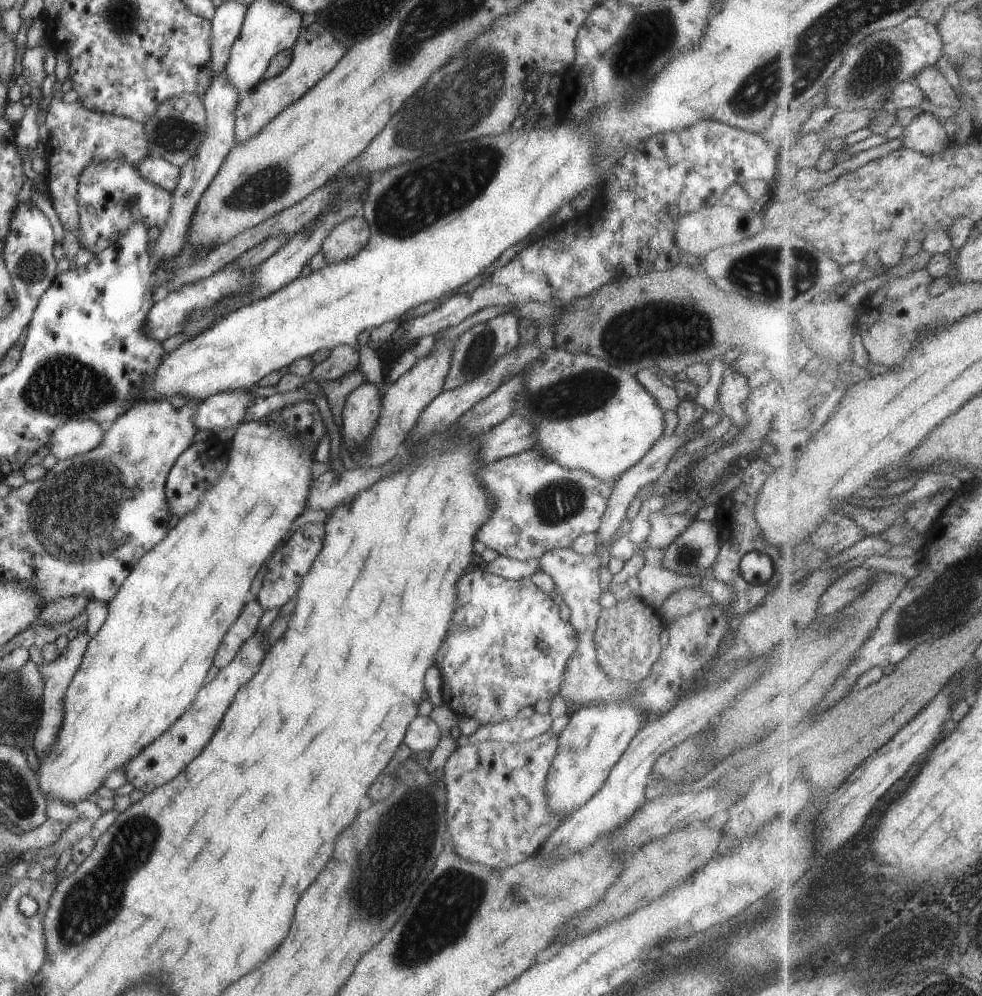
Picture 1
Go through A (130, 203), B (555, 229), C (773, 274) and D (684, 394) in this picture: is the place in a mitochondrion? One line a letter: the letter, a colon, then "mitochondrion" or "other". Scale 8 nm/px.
A: mitochondrion
B: other
C: mitochondrion
D: other

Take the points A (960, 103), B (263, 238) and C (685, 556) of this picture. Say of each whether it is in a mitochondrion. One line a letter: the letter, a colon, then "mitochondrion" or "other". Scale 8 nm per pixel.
A: other
B: other
C: mitochondrion

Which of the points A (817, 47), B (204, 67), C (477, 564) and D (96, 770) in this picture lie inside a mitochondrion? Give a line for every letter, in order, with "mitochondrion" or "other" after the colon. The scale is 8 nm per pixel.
A: mitochondrion
B: other
C: other
D: other

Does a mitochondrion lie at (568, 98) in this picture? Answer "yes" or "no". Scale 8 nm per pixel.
no

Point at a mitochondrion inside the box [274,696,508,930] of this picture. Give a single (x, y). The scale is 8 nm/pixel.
(406, 842)

